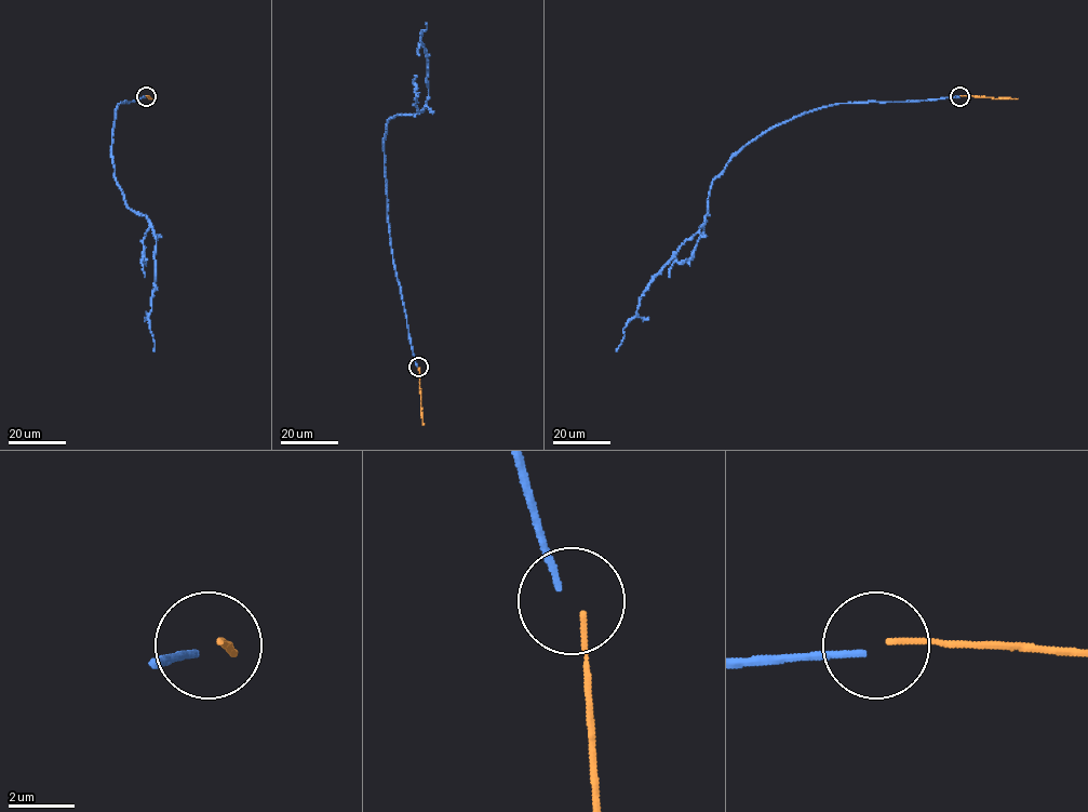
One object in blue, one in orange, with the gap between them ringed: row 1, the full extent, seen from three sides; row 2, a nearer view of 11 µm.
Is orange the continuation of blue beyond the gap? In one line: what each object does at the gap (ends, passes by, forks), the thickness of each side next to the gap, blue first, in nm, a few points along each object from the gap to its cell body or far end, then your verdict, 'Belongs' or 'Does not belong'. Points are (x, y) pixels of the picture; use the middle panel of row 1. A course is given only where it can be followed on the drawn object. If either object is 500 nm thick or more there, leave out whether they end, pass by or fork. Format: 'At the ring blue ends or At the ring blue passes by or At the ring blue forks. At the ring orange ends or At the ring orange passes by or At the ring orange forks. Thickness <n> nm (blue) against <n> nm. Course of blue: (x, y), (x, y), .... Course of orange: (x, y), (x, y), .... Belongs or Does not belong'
At the ring blue ends. At the ring orange ends. Thickness 200 nm (blue) against 170 nm. Course of blue: (417, 365), (394, 266), (385, 140), (387, 121), (416, 115), (426, 104), (427, 54), (420, 40), (425, 23). Course of orange: (418, 368), (424, 424). Does not belong

